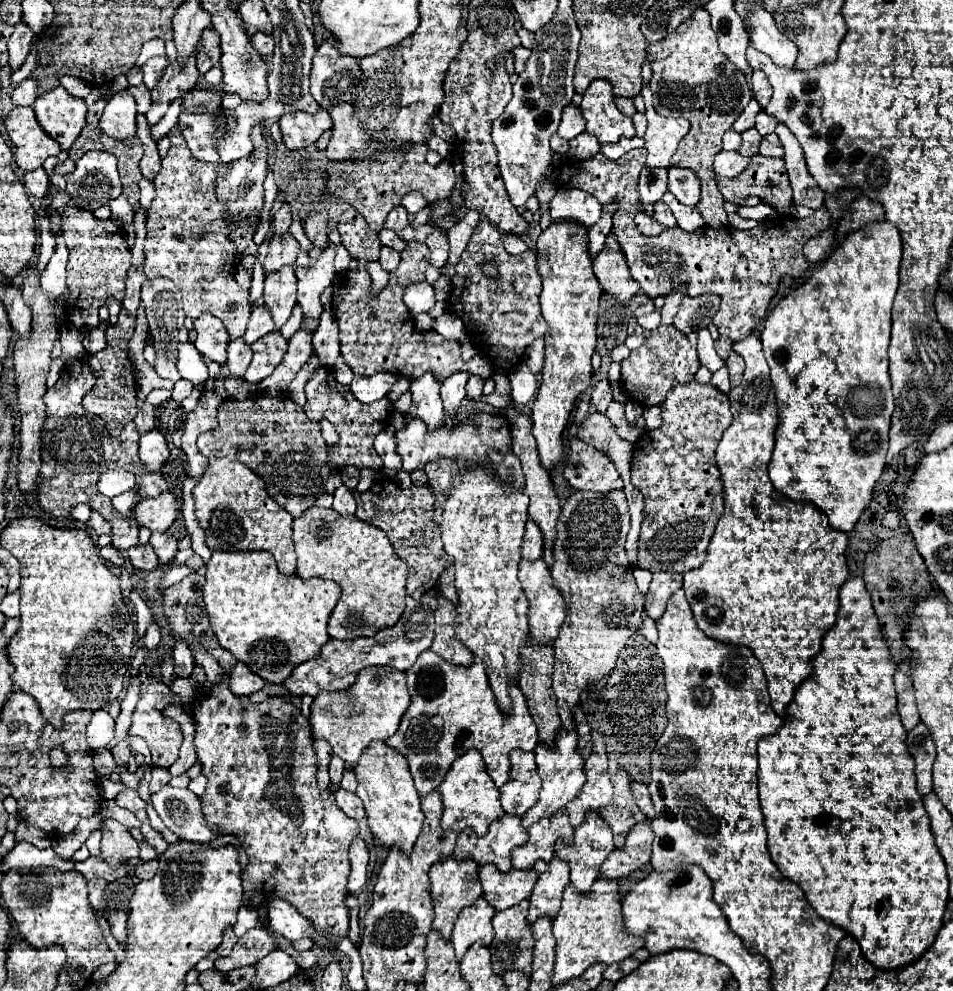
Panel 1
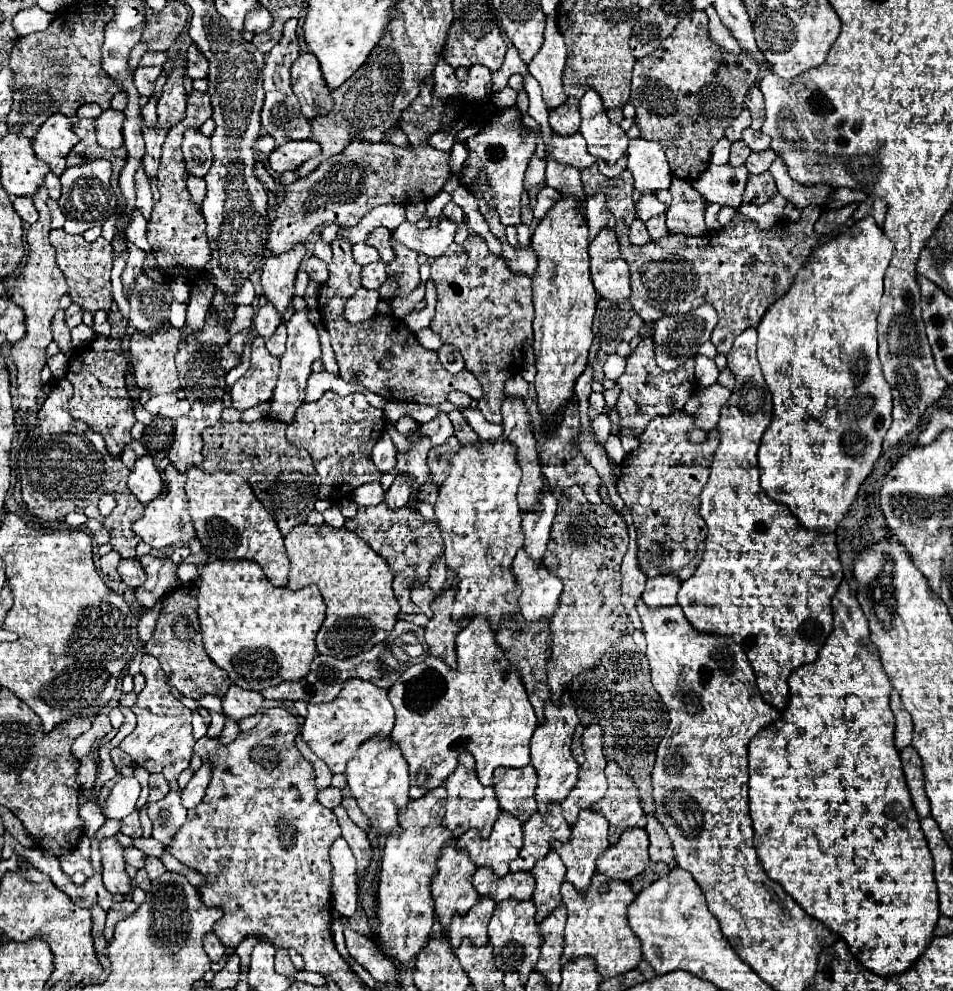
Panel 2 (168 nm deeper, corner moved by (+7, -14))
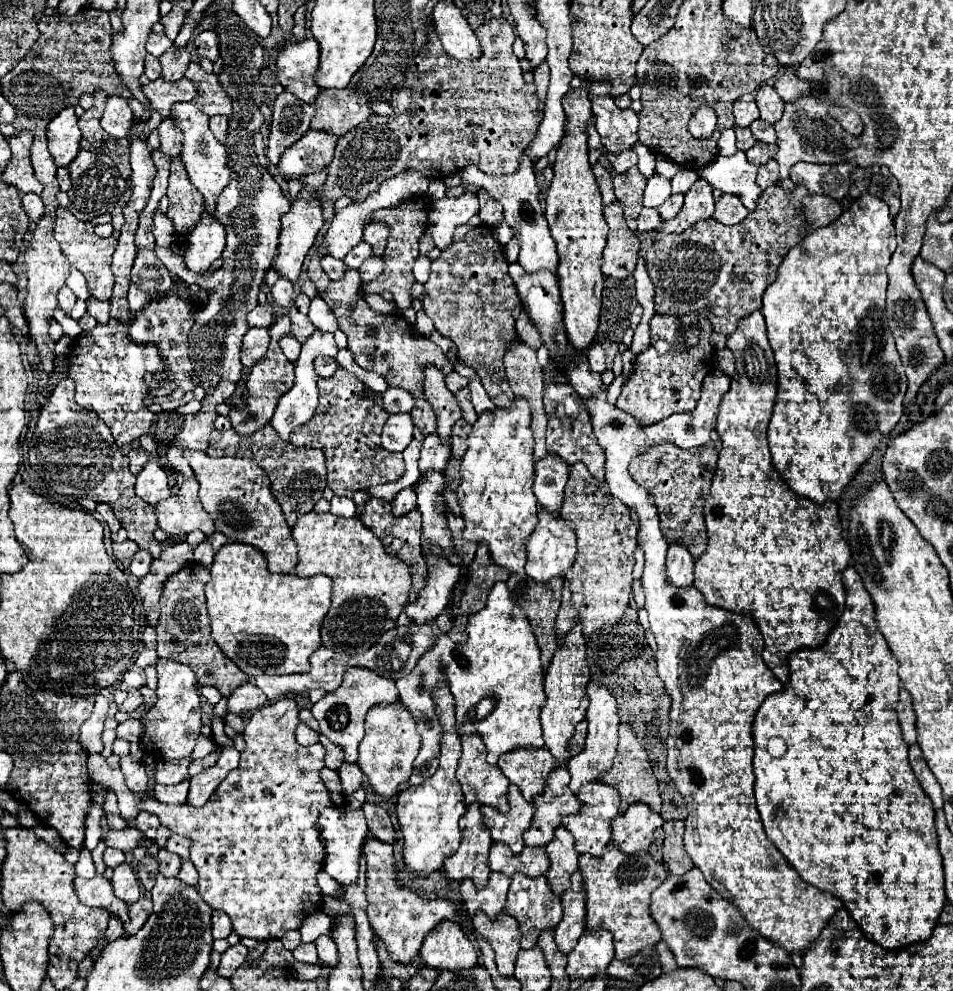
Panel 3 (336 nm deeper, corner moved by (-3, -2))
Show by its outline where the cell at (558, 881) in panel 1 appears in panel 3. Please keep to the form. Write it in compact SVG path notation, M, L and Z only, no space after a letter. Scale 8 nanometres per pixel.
M559 826L555 830L555 838L545 846L545 852L551 862L551 868L547 872L549 886L553 894L561 896L565 890L569 890L571 886L569 878L577 870L577 860L579 860L579 854L573 848L573 836L569 834L569 830Z

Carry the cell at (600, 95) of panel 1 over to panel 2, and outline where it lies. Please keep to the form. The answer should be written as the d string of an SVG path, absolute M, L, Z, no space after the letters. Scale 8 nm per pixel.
M587 90L579 100L581 112L581 136L587 140L589 152L595 158L605 160L607 164L615 164L619 156L627 152L629 138L619 124L611 124L603 102L595 90Z

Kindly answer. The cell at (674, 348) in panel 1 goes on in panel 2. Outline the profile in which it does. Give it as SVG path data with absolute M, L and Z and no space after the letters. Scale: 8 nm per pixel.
M651 338L641 340L633 354L627 358L625 372L617 380L617 384L621 386L621 396L615 406L621 416L619 428L629 428L637 438L655 416L667 416L671 412L681 410L695 392L695 378L689 364L693 364L693 360L687 360L687 366L679 366L679 370L675 372L663 372L659 370L659 366L655 366Z

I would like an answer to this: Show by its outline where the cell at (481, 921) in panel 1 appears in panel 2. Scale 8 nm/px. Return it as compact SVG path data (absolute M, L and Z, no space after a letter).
M481 896L479 902L467 912L467 914L455 914L451 926L449 926L449 940L453 950L459 948L463 938L471 938L473 946L483 946L487 938L487 924L491 920L491 914L495 910L495 902L487 896Z

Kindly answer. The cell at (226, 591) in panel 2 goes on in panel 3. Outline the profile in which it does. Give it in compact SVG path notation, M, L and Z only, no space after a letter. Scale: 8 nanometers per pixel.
M237 542L225 544L215 554L215 562L209 572L211 580L205 584L205 596L211 632L225 656L251 678L261 674L309 672L309 656L321 646L321 622L331 602L331 578L325 574L313 578L301 578L297 574L273 574L269 572L267 558L261 554L261 550Z

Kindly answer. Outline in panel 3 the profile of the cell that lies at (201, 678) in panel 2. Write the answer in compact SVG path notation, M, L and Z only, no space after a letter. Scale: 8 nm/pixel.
M199 564L185 566L181 572L173 574L169 582L165 582L161 596L161 618L157 622L157 656L191 666L197 678L197 688L213 686L223 696L229 696L239 684L247 682L249 676L241 672L233 662L229 662L229 658L225 658L225 654L211 638L205 594L203 594L203 586L207 582L209 582L209 570Z

